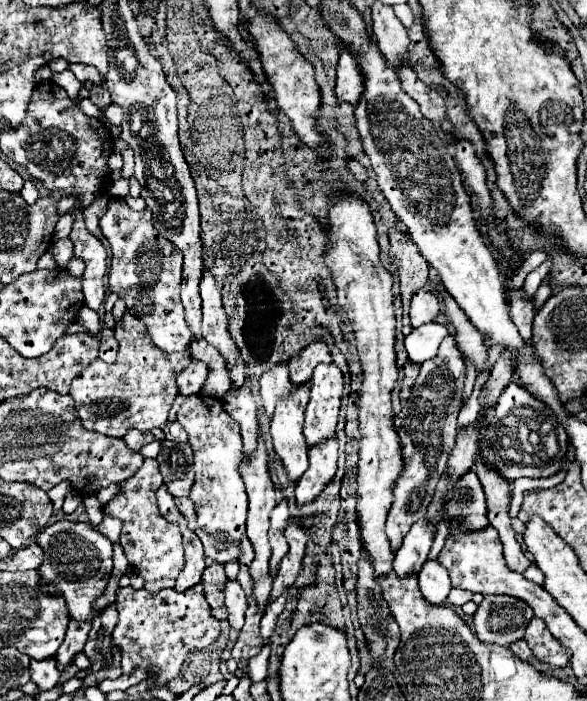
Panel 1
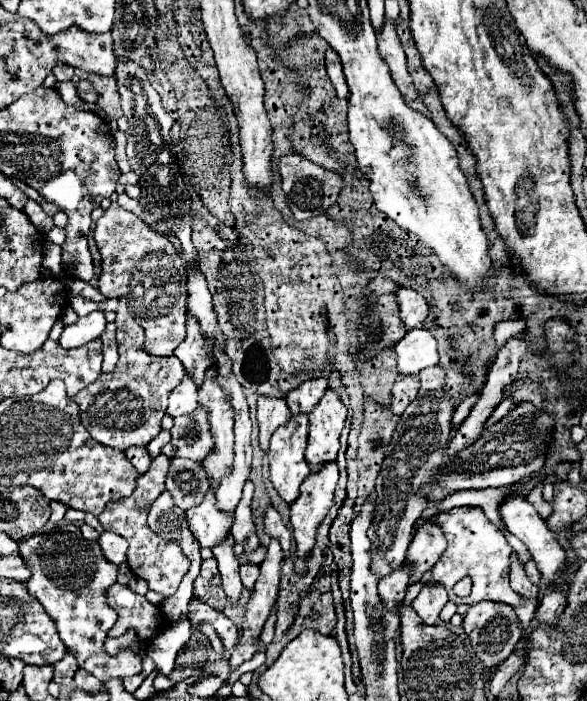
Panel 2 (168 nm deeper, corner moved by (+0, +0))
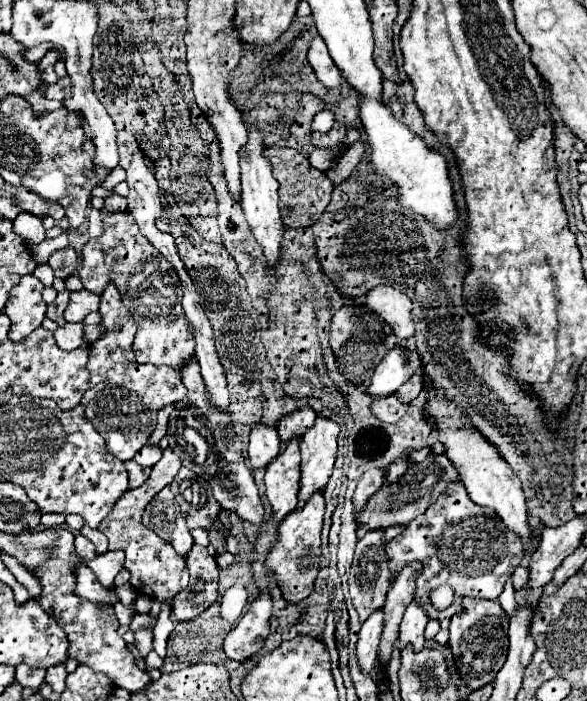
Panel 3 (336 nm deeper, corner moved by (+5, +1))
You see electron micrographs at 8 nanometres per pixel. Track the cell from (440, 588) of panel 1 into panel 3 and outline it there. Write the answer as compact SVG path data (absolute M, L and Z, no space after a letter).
M411 601L405 609L403 621L401 621L401 633L399 633L399 649L403 649L407 643L413 645L413 649L423 649L425 645L425 625L429 623L429 617L425 613L425 609L421 609L421 605L417 605L417 601Z

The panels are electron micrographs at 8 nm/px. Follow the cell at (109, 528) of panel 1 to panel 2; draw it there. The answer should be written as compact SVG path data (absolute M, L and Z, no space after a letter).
M104 532L100 536L100 548L102 548L102 554L108 562L112 562L114 566L120 566L122 562L126 562L126 550L128 550L128 542L114 534L114 532Z

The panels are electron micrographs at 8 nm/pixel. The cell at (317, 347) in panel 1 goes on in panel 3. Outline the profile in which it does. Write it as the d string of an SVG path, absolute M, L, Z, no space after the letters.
M301 407L293 413L283 415L277 423L277 431L279 431L281 441L287 443L289 439L303 435L303 431L315 423L315 417L317 417L317 413L313 407Z

